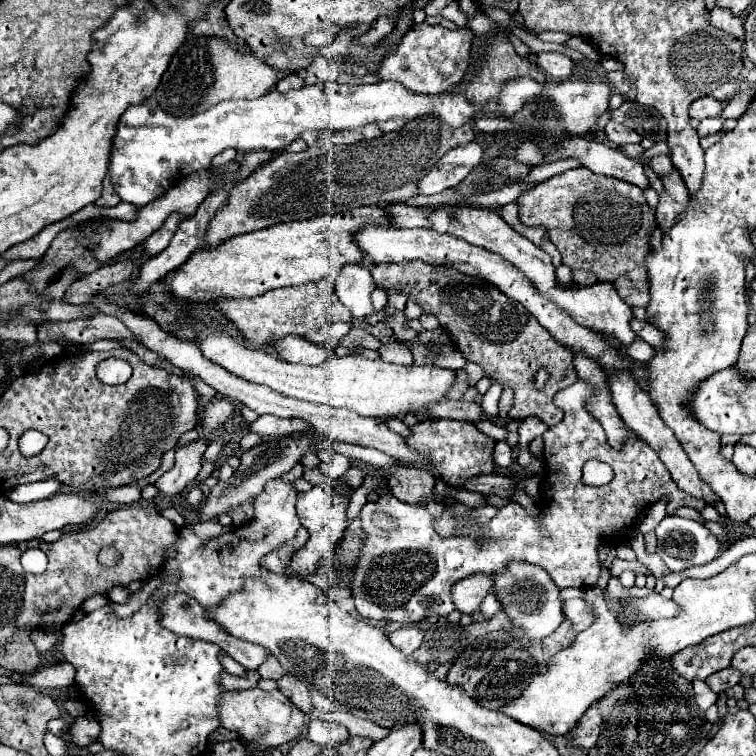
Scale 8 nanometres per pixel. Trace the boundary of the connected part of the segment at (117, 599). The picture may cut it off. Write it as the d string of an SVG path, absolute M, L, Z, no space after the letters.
M113 585L111 591L109 591L109 601L121 605L121 603L127 603L131 595L133 595L133 593L129 591L127 585Z

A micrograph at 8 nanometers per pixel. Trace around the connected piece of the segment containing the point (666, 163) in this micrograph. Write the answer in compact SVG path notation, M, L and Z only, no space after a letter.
M653 157L653 159L649 161L649 165L651 165L651 169L653 169L657 175L665 175L667 171L673 169L669 157Z

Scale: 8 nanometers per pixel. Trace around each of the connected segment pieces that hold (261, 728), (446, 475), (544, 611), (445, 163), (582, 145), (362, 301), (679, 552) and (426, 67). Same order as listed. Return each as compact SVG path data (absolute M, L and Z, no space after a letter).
M259 687L247 691L225 691L219 701L219 723L225 729L237 731L245 741L259 743L263 747L279 747L291 743L303 735L309 715L299 711L281 691L261 691Z
M427 419L419 421L417 425L409 427L409 437L405 443L427 455L435 469L439 471L439 477L445 479L451 487L461 487L467 479L475 475L490 474L494 470L493 451L496 441L483 435L475 429L473 423L467 421L453 421L453 419Z
M509 561L505 571L493 577L493 591L497 595L497 601L501 603L501 609L511 619L511 625L521 629L529 641L545 639L565 619L559 587L543 567L531 565L527 561Z
M475 141L447 151L447 155L443 155L439 163L435 163L435 167L417 183L419 195L435 195L459 185L463 181L463 175L467 175L471 167L479 165L481 159L483 147Z
M571 137L571 139L557 143L557 149L549 151L545 155L543 163L565 161L565 159L575 159L597 175L615 177L615 179L633 183L641 189L649 187L649 181L643 173L643 165L639 163L639 159L625 157L625 153L619 151L619 147L613 147L609 143Z
M359 265L343 267L343 273L339 273L335 279L335 287L341 303L353 313L353 317L363 319L365 315L373 313L371 293L375 283L369 269Z
M667 515L659 523L655 533L657 533L657 539L659 539L657 555L663 559L663 563L671 571L683 571L683 569L689 569L693 565L705 565L705 563L713 561L721 551L721 545L717 541L717 537L705 525L701 525L697 521L691 521L691 519L677 517L677 515Z
M413 25L405 35L397 51L389 53L379 67L379 81L399 81L403 87L423 95L439 95L443 91L451 91L467 73L471 63L471 45L473 31L469 27L461 27L457 31L445 29L441 25Z

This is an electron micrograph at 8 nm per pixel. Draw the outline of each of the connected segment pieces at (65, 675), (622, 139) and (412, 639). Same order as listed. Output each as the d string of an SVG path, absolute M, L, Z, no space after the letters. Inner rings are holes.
M57 663L57 665L45 665L35 671L35 675L19 675L13 673L11 679L16 679L17 683L29 683L39 691L47 689L65 689L73 685L75 679L75 669L71 663Z
M613 121L607 123L605 135L611 143L615 143L619 147L627 145L627 143L641 143L641 135L637 131L631 131L625 125L619 125L619 123L613 123Z
M403 627L399 631L393 631L389 635L389 641L405 655L411 655L415 649L419 649L423 641L423 631L419 627Z

